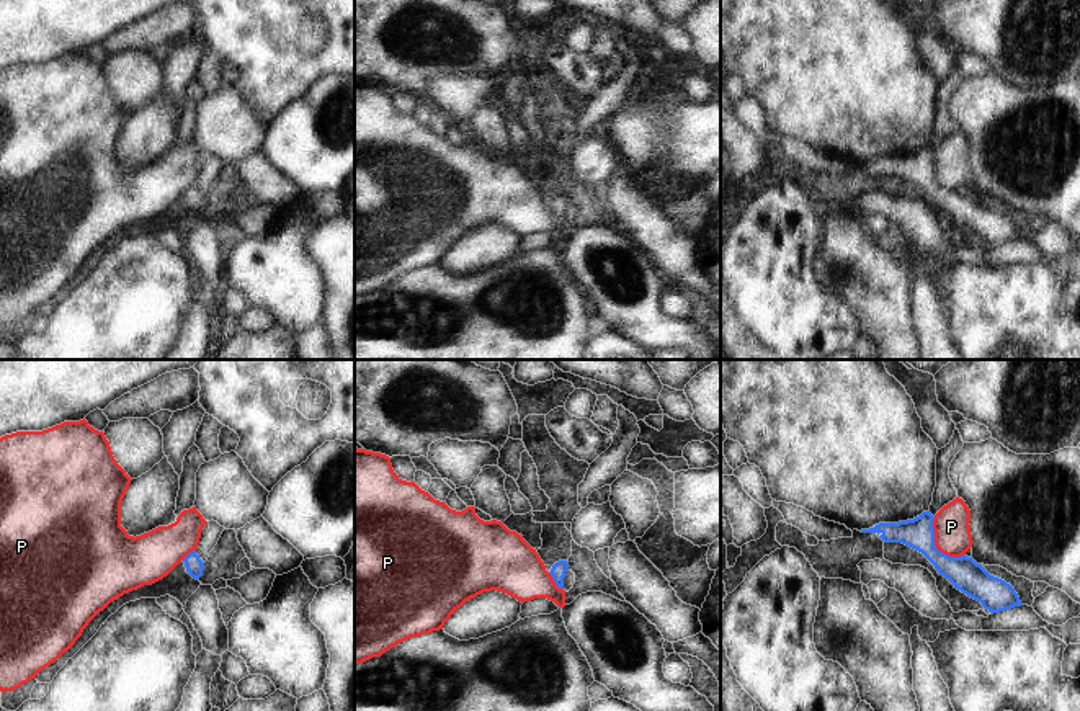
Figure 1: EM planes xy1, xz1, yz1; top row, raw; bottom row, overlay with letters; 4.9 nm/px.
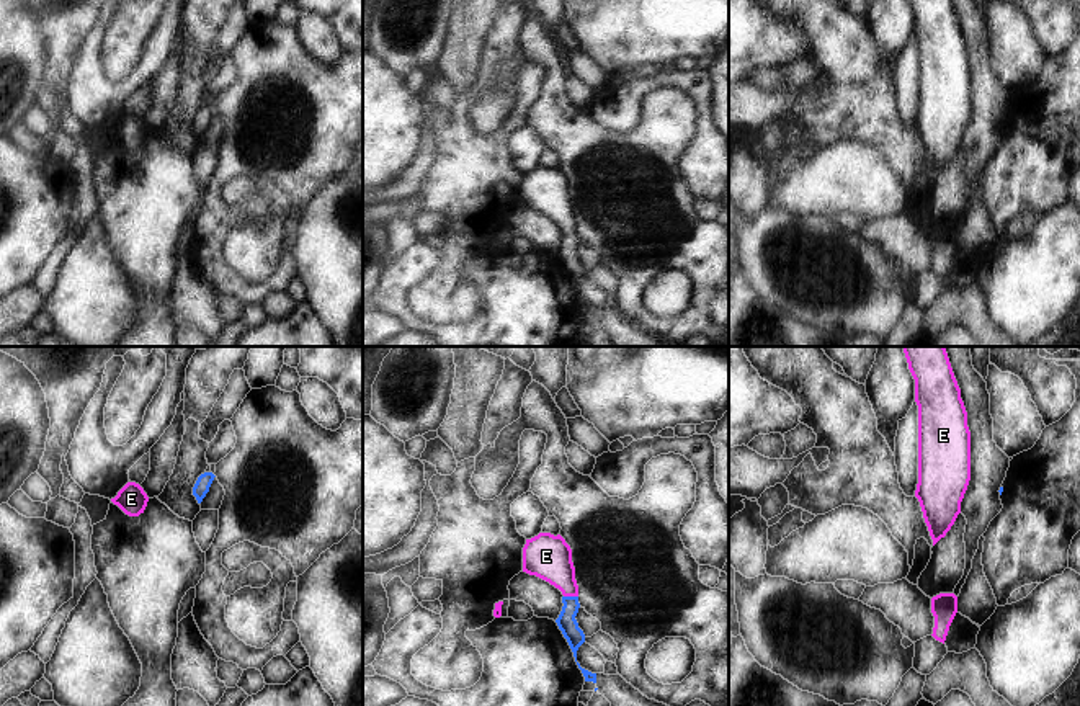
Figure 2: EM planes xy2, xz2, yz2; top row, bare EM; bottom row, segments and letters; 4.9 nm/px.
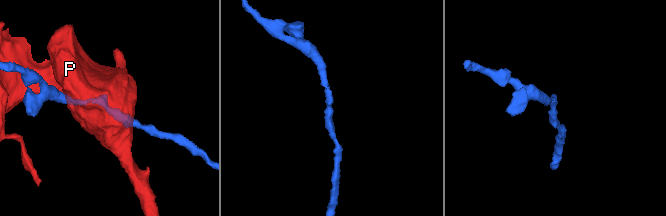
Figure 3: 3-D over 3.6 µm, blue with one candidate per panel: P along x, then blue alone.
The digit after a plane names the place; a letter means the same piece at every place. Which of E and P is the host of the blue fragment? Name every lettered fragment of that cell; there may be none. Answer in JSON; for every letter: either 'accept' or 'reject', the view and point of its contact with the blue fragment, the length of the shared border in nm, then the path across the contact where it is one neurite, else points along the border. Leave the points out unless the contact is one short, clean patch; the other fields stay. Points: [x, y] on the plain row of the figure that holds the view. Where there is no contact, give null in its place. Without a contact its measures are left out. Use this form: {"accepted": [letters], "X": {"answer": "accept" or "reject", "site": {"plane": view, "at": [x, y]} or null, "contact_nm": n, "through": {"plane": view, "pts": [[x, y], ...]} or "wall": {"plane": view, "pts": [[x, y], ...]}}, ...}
{"accepted": ["E"], "E": {"answer": "accept", "site": {"plane": "xz2", "at": [571, 231]}, "contact_nm": 70, "through": {"plane": "xz2", "pts": [[566, 255], [571, 231], [561, 206], [546, 190]]}}, "P": {"answer": "reject", "site": {"plane": "yz1", "at": [935, 180]}, "contact_nm": 260, "wall": {"plane": "yz1", "pts": [[933, 151], [933, 178], [950, 190], [964, 190]]}}}

